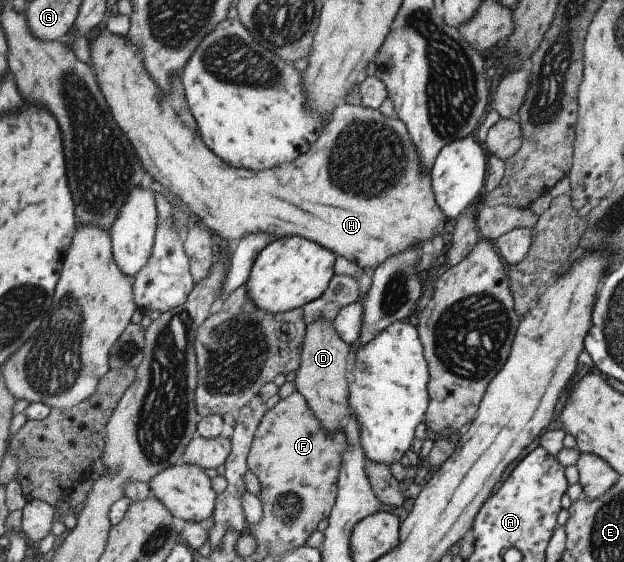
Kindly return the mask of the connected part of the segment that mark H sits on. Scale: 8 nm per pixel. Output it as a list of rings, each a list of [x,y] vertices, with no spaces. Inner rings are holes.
[[[92,28],[85,39],[102,97],[106,99],[116,125],[134,147],[144,173],[151,176],[156,186],[167,189],[179,199],[190,213],[221,238],[221,242],[233,244],[246,233],[269,233],[274,239],[303,237],[370,274],[384,259],[418,243],[422,246],[429,244],[434,235],[442,234],[446,219],[432,195],[430,172],[422,169],[404,125],[395,117],[386,119],[378,109],[338,102],[313,144],[291,162],[266,171],[230,167],[214,157],[192,129],[180,123],[168,97],[154,83],[144,67],[142,54],[132,43],[106,28],[104,31]]]

